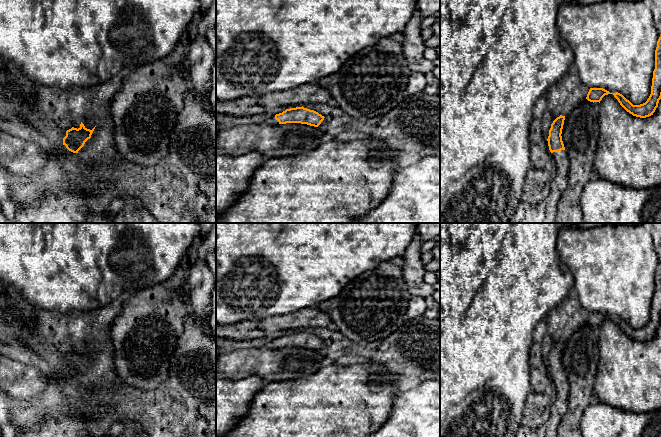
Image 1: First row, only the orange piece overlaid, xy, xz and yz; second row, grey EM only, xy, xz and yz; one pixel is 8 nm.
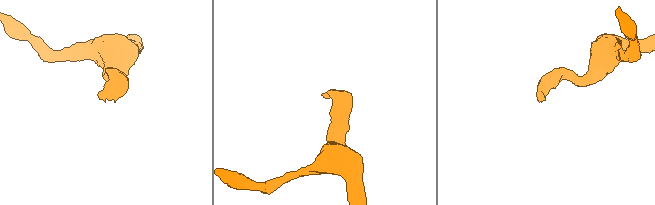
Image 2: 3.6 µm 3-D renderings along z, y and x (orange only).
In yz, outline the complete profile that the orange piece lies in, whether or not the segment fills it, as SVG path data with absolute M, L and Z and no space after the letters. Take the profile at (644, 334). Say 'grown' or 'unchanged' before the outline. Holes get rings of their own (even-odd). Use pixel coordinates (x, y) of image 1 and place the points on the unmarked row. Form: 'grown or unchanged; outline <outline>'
unchanged; outline M661 260L657 265L655 274L655 293L653 295L651 318L647 325L640 329L633 329L622 318L618 316L610 317L603 312L590 312L586 323L593 327L600 327L602 322L608 318L613 318L620 329L633 340L646 342L653 339L658 331L659 324L661 323Z

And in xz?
grown; outline M296 331L286 333L282 337L276 338L275 340L266 343L264 347L266 349L278 349L286 347L301 347L310 350L318 351L324 344L324 340L314 334L307 332Z

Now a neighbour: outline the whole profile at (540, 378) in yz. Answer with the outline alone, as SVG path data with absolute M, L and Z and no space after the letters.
M532 343L529 351L528 366L532 390L537 393L547 392L551 384L551 376L547 363L543 361L542 345Z

